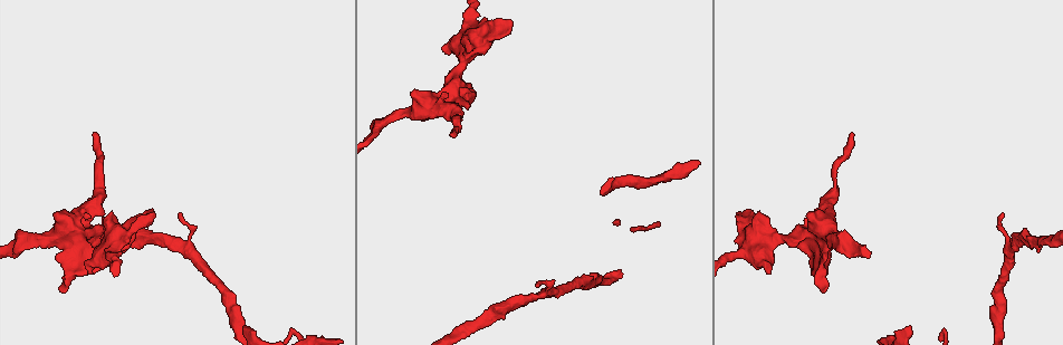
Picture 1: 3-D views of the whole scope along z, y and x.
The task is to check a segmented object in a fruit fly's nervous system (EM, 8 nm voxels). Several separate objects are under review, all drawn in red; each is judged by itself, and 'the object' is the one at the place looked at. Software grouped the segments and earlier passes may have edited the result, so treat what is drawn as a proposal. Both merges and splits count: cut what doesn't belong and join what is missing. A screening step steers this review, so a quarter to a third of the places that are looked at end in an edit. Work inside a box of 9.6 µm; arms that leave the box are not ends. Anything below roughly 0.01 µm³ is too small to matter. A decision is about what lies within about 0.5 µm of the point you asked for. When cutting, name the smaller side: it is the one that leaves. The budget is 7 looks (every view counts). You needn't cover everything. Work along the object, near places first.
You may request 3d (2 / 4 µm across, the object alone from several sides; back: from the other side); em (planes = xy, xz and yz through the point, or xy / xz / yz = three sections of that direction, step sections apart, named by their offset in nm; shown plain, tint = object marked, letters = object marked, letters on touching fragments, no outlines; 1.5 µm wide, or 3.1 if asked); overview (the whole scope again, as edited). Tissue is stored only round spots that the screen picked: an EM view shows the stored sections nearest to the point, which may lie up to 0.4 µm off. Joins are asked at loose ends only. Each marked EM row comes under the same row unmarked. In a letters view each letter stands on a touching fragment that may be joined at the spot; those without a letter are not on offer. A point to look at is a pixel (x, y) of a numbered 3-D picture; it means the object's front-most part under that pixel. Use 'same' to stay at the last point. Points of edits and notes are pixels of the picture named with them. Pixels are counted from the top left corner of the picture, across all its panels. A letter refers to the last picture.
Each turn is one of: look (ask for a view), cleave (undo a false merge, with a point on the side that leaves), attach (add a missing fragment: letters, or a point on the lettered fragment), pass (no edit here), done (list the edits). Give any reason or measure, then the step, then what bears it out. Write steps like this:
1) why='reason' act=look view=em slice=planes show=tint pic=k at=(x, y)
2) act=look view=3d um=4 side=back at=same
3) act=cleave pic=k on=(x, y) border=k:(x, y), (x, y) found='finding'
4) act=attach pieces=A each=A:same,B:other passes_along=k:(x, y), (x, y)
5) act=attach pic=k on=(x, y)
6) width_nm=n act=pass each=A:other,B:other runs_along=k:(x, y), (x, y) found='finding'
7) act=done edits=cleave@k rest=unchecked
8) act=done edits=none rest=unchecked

why='thin end' act=look view=em slice=xz step=8 show=letters pic=1 at=(1001, 215)

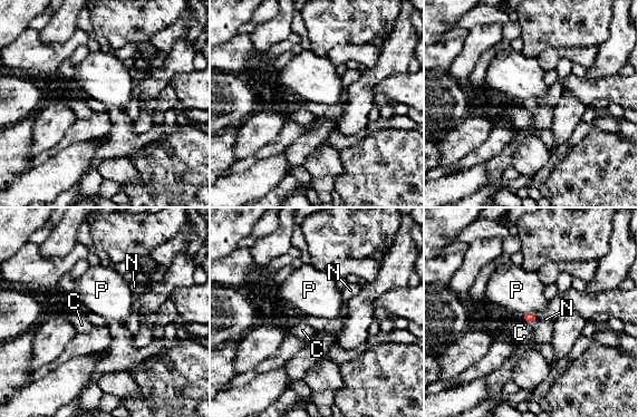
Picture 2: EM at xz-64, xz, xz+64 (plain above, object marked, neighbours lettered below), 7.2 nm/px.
act=look view=em slice=planes show=letters at=same

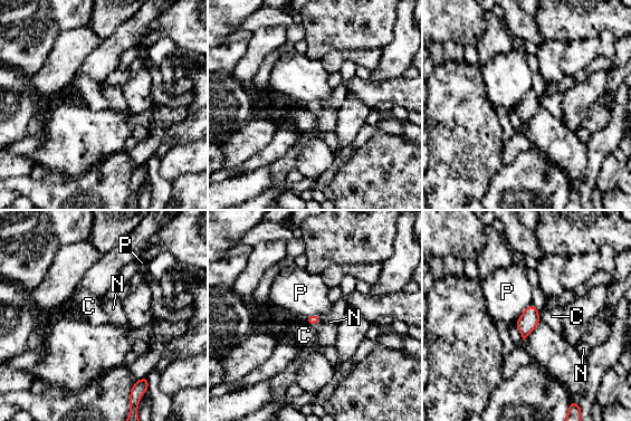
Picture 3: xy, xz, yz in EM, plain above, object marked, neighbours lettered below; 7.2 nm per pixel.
longest_contact=P:190nm act=pass each=C:other,N:other,P:other border=3:(531, 303), (515, 323) found='none of them fits'

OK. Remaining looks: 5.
why='a narrow waist' act=look view=3d um=2 pic=1 at=(836, 181)

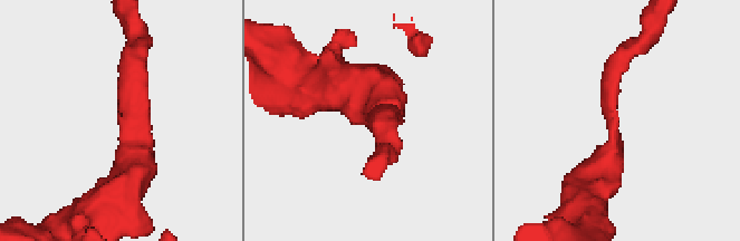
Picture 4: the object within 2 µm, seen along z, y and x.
arm_widths_nm=160,300 why='need the tissue' act=look view=em slice=xy step=4 show=tint pic=4 at=(140, 121)

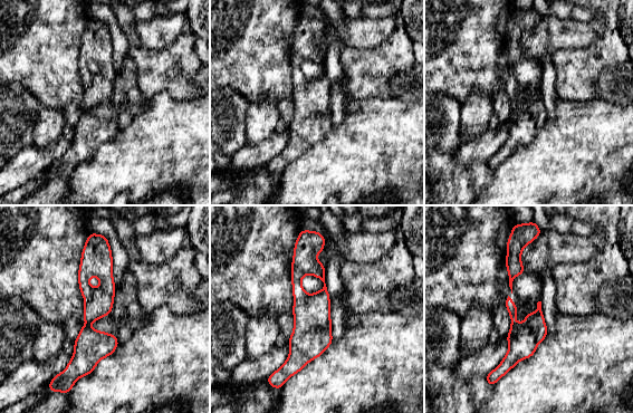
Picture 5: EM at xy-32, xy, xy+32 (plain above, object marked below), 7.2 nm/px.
why='another direction' act=look view=em slice=planes show=letters at=same

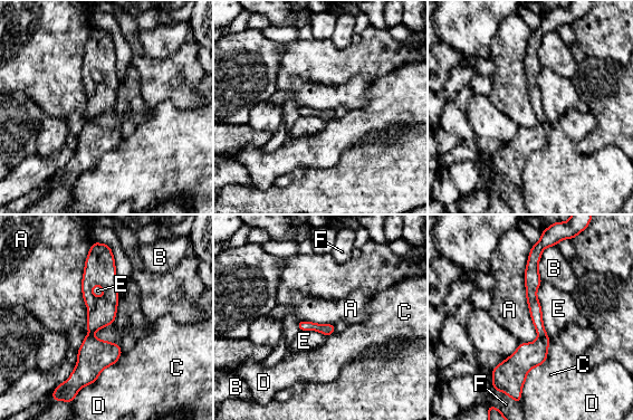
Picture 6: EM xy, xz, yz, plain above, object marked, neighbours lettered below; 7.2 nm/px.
width_nm=80 act=pass each=A:other,B:other,C:other,D:other,E:other,F:other runs_along=6:(539, 248), (531, 299), (540, 344), (518, 380) found='one cell here'

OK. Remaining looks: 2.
why='branch stops here' act=look view=3d um=2 pic=1 at=(243, 329)

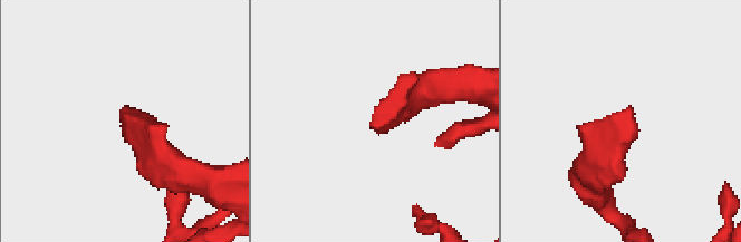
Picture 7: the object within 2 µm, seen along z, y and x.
why='shape alone is not enough' act=look view=em um=3.1 slice=planes show=letters pic=7 at=(372, 114)

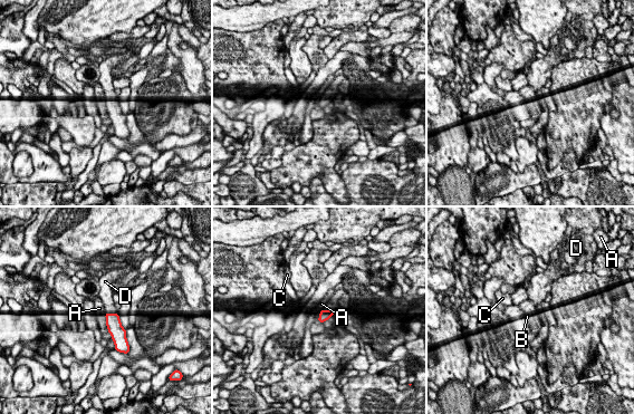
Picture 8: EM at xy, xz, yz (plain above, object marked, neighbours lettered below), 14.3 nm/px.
act=attach pieces=D each=A:other,B:other,C:other,D:same found='it goes on there'

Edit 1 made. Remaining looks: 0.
act=done edits=attach@8 rest=unchecked

